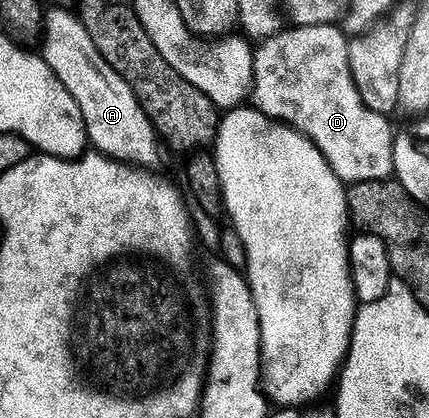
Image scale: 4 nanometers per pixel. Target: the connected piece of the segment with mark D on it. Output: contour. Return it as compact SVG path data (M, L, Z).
M338 24L296 25L280 28L271 37L264 37L254 46L252 59L252 85L249 101L266 117L282 121L292 129L303 133L325 155L329 167L339 176L340 181L382 181L392 176L391 143L393 128L386 116L365 107L353 77L349 71L349 37Z

